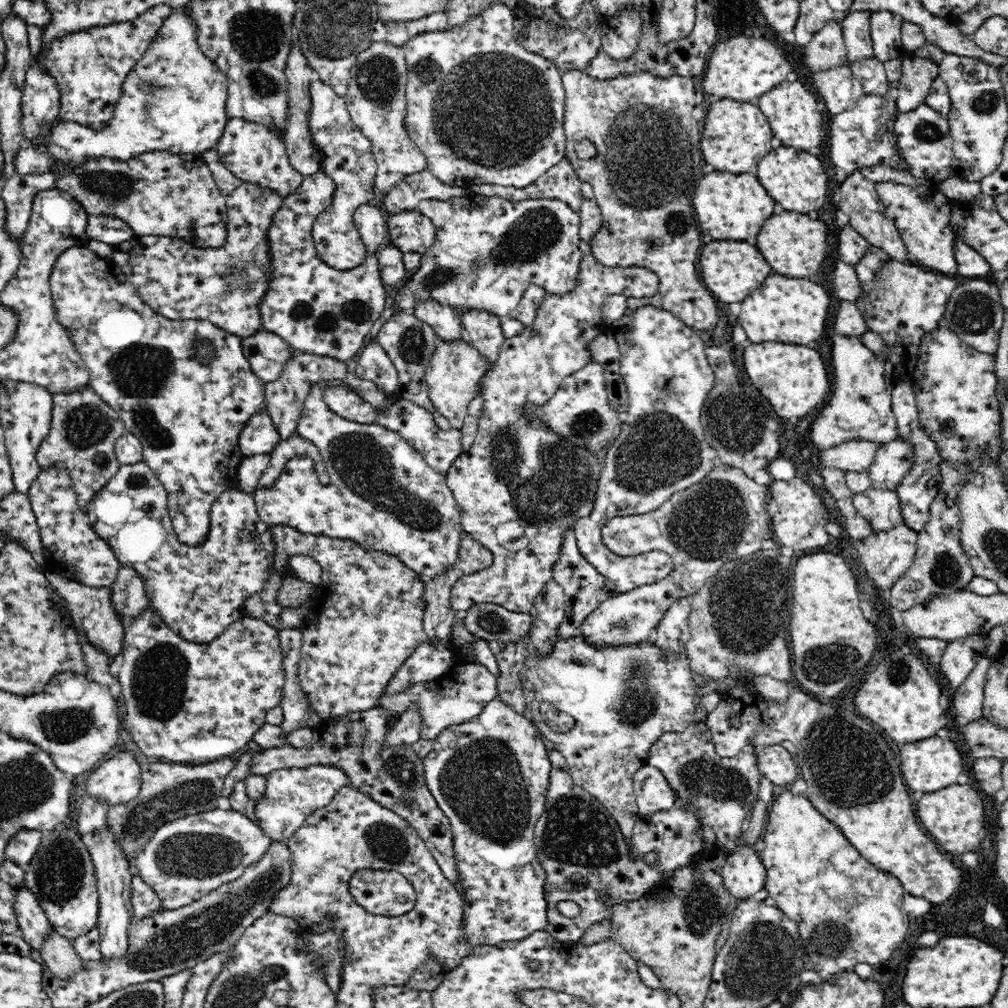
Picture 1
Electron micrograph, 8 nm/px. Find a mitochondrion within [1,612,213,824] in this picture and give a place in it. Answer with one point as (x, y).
(158, 679)

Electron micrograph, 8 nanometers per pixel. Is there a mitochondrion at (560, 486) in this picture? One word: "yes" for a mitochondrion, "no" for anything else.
yes

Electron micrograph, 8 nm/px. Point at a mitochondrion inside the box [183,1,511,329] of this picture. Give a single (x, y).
(257, 35)

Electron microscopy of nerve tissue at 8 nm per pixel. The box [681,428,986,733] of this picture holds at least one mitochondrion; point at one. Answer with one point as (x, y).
(747, 618)

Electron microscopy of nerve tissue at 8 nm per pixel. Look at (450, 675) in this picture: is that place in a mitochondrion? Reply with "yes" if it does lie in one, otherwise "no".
no

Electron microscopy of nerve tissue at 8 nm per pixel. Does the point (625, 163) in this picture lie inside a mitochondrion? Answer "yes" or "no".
yes

